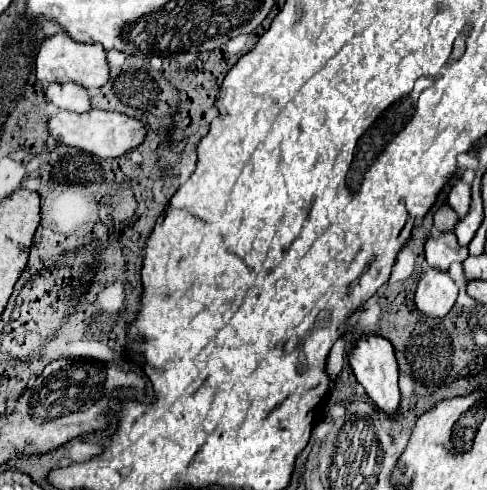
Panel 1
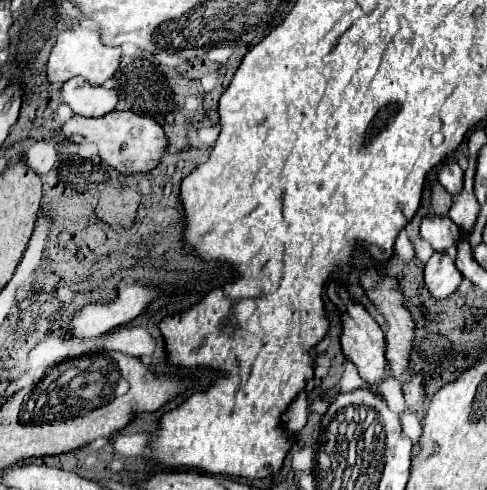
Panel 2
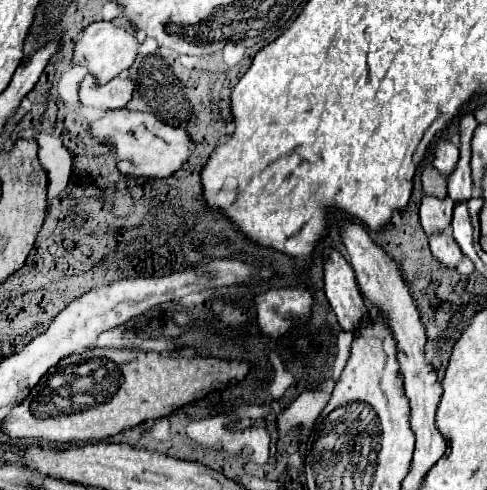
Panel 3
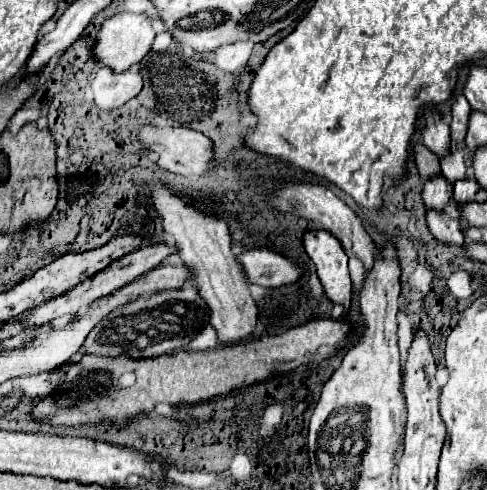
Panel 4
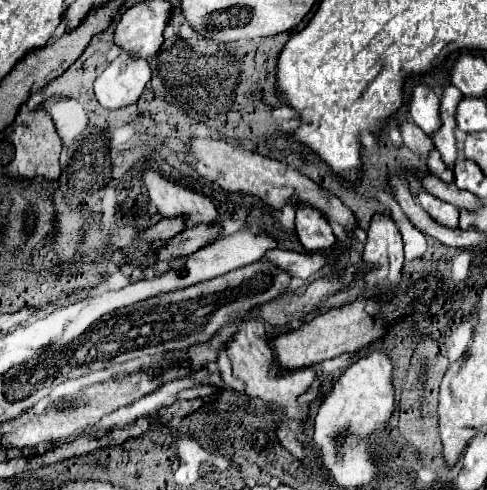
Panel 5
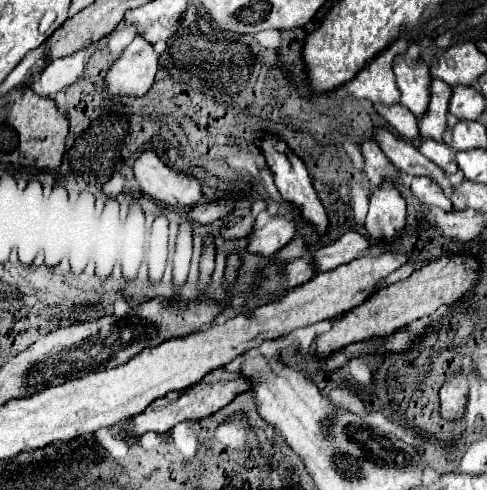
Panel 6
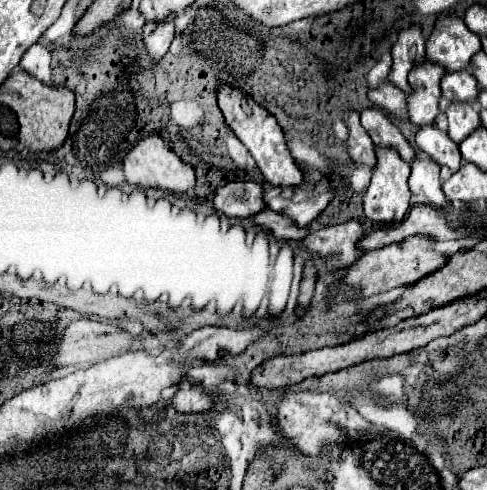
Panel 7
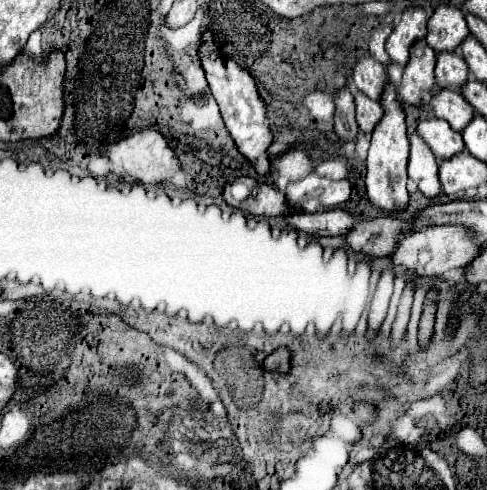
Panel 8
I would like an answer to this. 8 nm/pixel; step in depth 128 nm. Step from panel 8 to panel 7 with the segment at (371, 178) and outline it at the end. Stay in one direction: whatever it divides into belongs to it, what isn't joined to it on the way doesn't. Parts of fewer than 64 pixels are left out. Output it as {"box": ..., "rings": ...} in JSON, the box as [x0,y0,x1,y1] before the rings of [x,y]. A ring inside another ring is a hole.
{"box":[364,148,410,224],"rings":[[[378,148],[378,164],[372,172],[372,182],[368,186],[368,192],[364,196],[364,214],[372,222],[390,224],[390,222],[402,222],[408,212],[410,202],[410,190],[408,190],[408,176],[410,176],[410,164],[400,160],[394,152],[388,148]]]}

